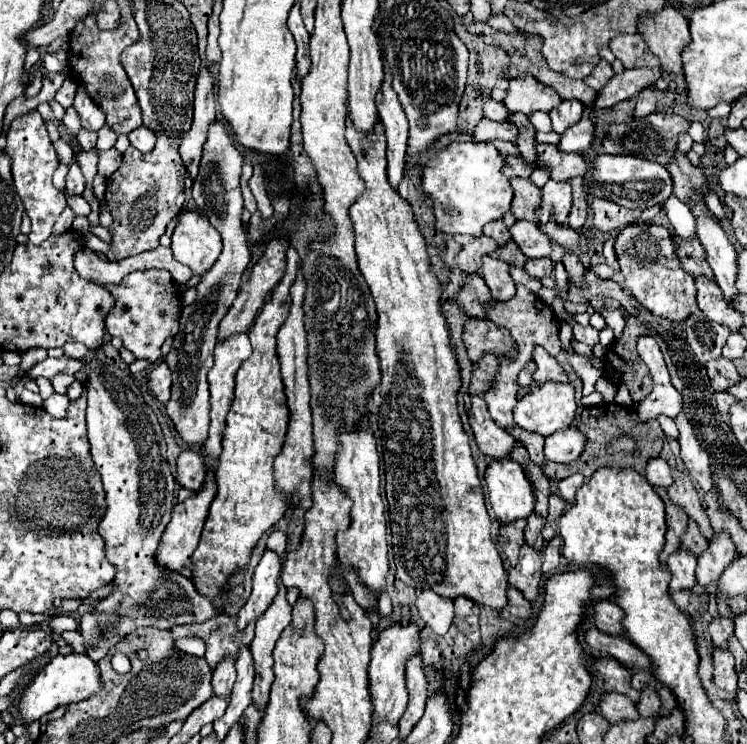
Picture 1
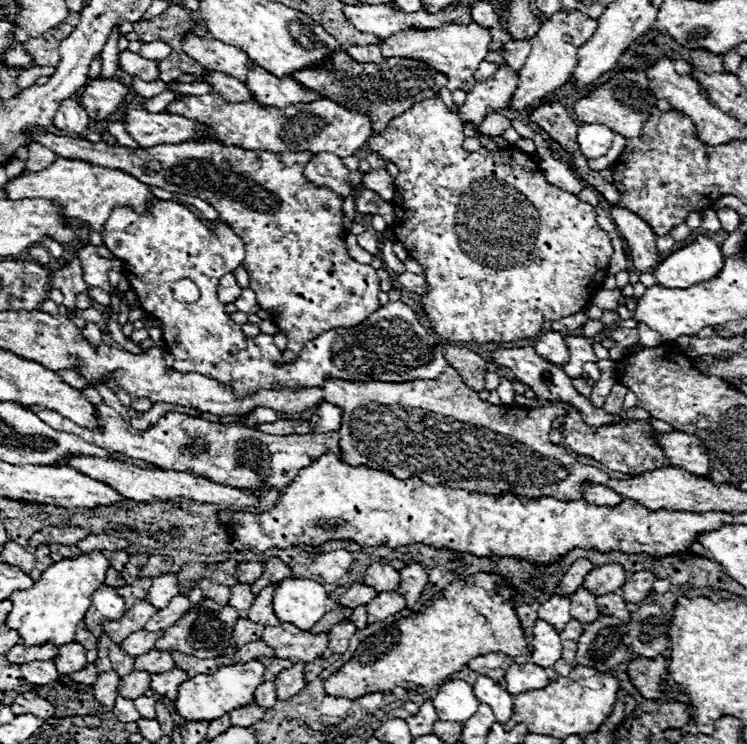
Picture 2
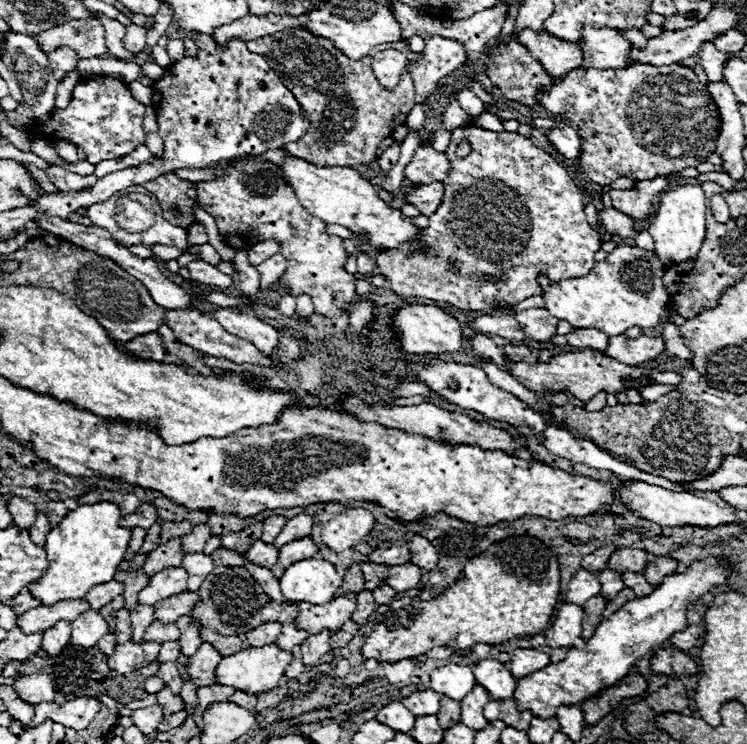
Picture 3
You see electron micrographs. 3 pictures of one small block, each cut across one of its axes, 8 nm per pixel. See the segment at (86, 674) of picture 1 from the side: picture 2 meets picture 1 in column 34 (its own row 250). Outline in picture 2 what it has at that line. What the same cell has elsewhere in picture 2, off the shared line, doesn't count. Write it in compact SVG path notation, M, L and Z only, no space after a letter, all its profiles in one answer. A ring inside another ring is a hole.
M700 234L694 242L672 252L662 264L656 266L654 274L660 286L666 288L688 288L690 284L710 280L724 266L720 246L710 234Z

